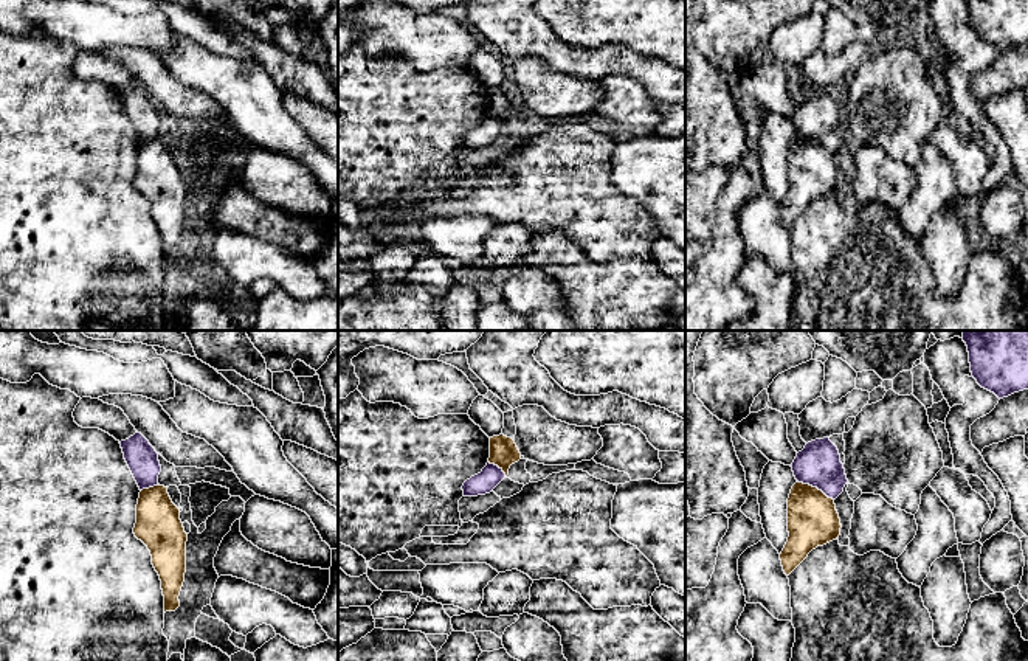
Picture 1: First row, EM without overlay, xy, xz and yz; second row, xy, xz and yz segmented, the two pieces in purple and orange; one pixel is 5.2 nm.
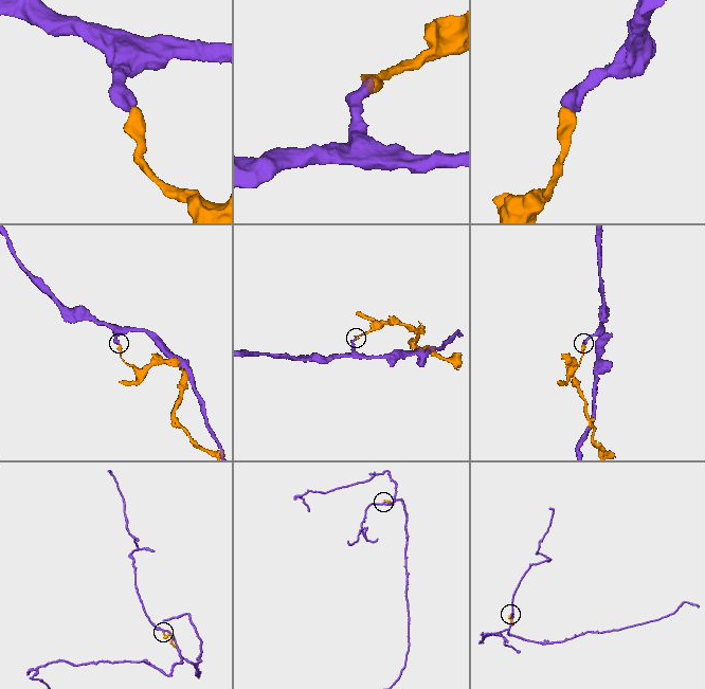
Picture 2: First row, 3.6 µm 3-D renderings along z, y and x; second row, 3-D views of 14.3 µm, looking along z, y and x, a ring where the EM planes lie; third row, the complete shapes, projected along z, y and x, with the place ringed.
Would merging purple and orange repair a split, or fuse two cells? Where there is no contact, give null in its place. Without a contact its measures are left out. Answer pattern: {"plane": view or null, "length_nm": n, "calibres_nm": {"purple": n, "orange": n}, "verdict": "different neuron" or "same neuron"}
{"plane": "yz", "length_nm": 220, "calibres_nm": {"purple": 220, "orange": 260}, "verdict": "different neuron"}

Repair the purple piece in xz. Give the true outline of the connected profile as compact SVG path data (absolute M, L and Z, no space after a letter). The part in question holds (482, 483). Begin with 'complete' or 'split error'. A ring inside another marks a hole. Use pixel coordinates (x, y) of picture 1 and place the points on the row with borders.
complete | M487 462L481 473L471 476L464 483L464 497L478 497L490 493L504 478L507 476L502 469Z

